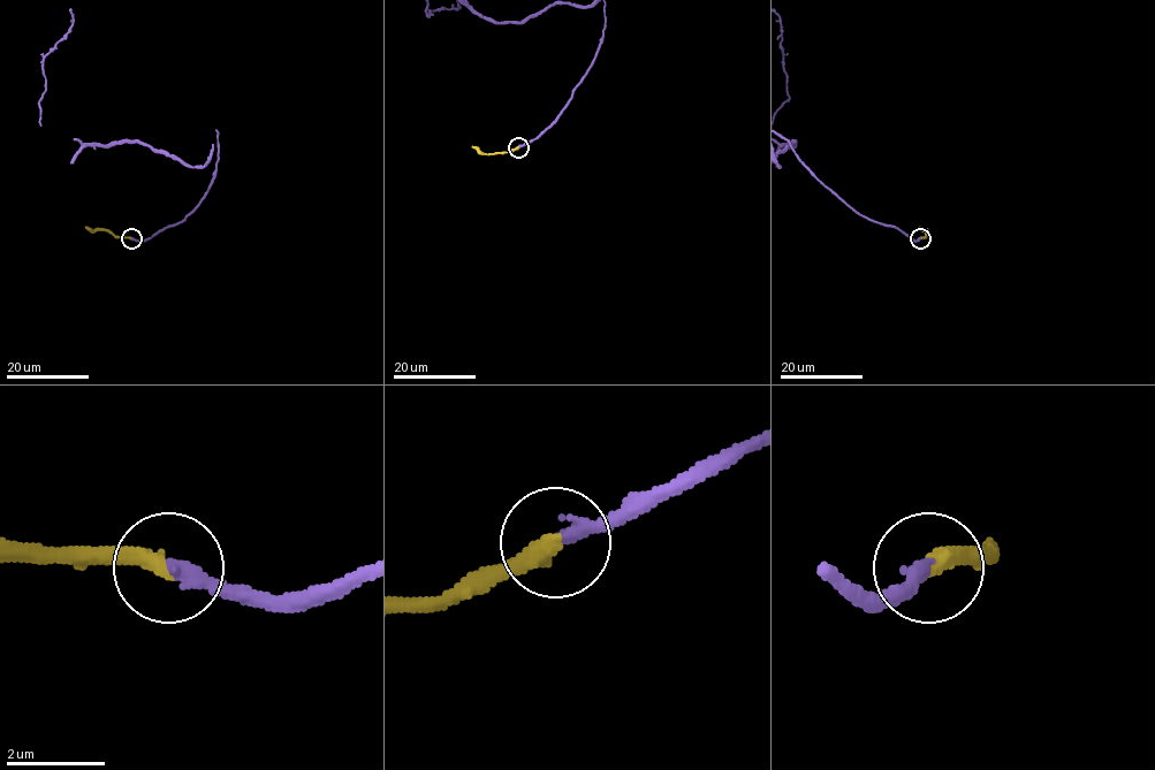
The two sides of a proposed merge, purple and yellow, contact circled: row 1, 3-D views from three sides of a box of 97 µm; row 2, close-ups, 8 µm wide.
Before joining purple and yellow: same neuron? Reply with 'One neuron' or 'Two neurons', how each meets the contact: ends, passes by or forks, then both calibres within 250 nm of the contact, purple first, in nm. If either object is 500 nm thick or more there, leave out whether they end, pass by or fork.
One neuron. At the ring purple ends. At the ring yellow ends. Thickness 320 nm (purple) against 400 nm

